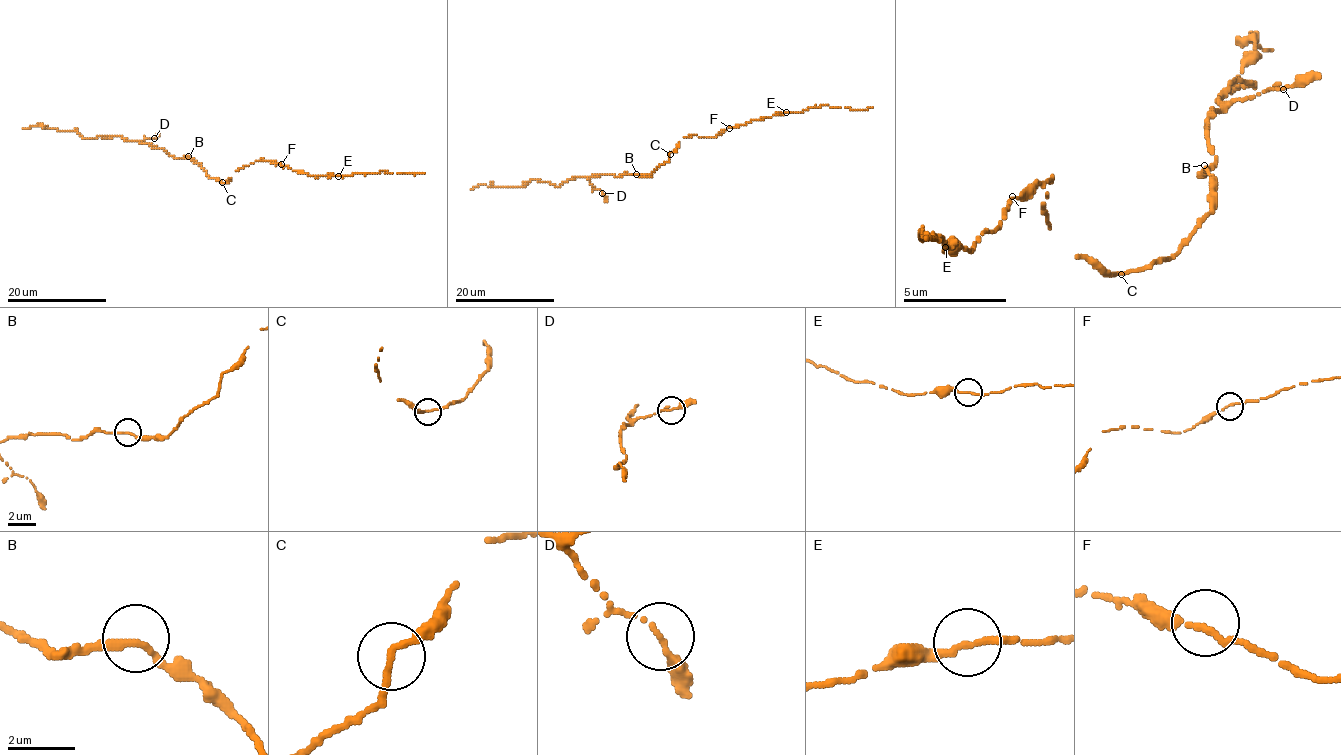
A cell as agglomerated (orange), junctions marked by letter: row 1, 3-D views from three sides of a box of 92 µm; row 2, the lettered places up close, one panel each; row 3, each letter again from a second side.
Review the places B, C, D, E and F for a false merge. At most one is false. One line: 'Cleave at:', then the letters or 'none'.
Cleave at: none

